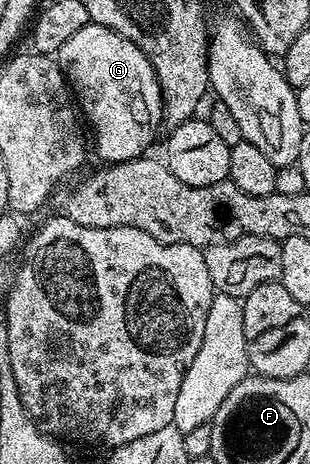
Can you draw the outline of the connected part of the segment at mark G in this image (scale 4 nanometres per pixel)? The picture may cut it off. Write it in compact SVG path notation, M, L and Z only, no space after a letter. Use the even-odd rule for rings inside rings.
M91 22L60 47L55 59L90 124L91 142L101 161L140 159L153 140L153 128L159 128L164 119L161 87L146 55L110 28Z

